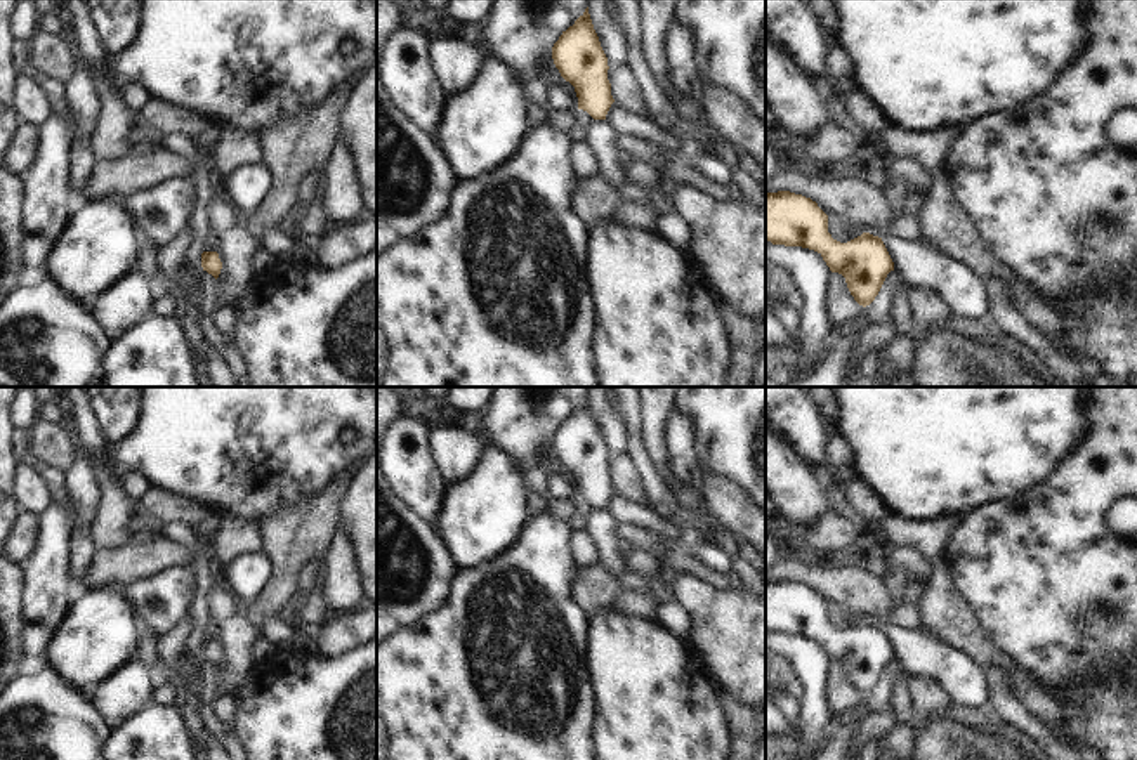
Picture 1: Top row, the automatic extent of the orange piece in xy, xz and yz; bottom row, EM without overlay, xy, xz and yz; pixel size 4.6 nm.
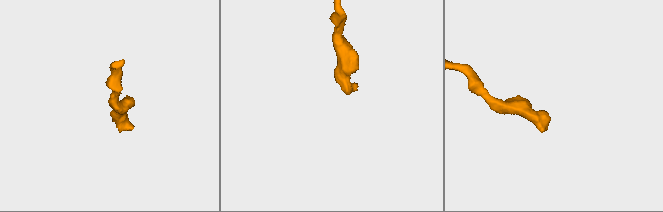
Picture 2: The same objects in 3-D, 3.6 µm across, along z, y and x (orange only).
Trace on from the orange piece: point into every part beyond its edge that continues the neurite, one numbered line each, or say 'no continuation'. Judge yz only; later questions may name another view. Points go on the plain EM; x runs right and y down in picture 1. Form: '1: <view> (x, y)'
no continuation

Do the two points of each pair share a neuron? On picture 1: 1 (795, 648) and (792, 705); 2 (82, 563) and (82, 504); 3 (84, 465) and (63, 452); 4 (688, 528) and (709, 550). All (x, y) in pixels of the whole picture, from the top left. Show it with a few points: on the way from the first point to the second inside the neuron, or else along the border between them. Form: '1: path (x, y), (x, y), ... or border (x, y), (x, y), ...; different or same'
1: border (801, 700), (801, 715), (797, 719); different
2: path (82, 549), (82, 517); same
3: border (77, 448), (75, 460), (65, 472); different
4: path (690, 533), (703, 547); same

